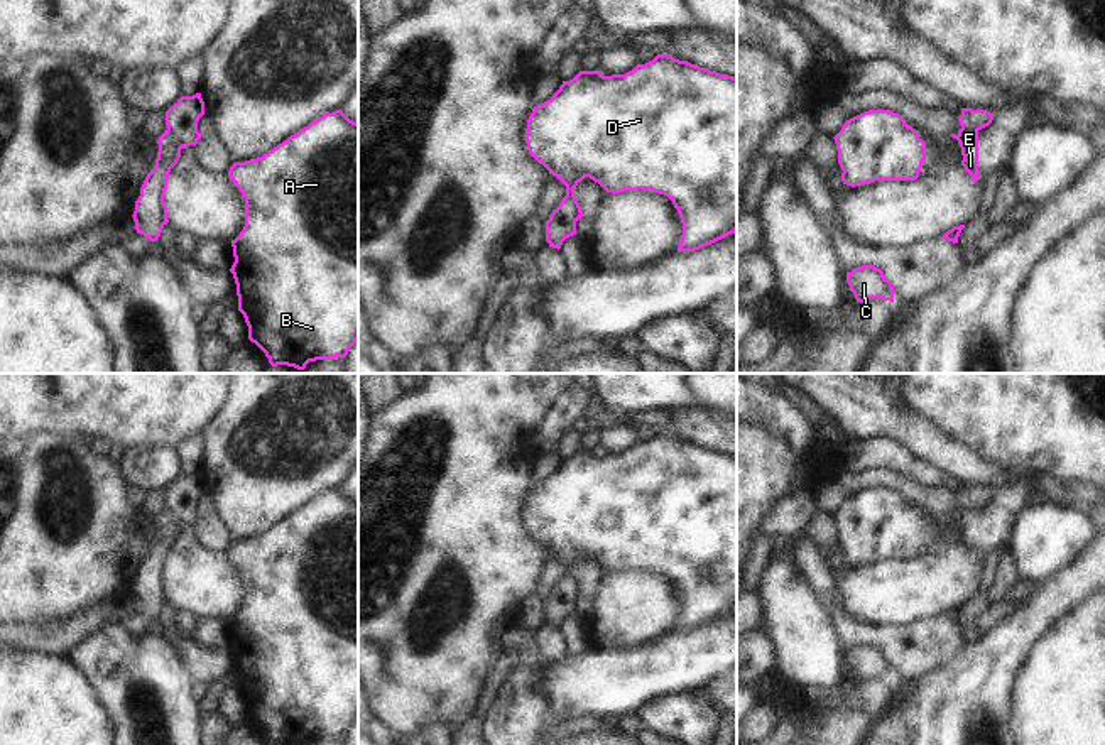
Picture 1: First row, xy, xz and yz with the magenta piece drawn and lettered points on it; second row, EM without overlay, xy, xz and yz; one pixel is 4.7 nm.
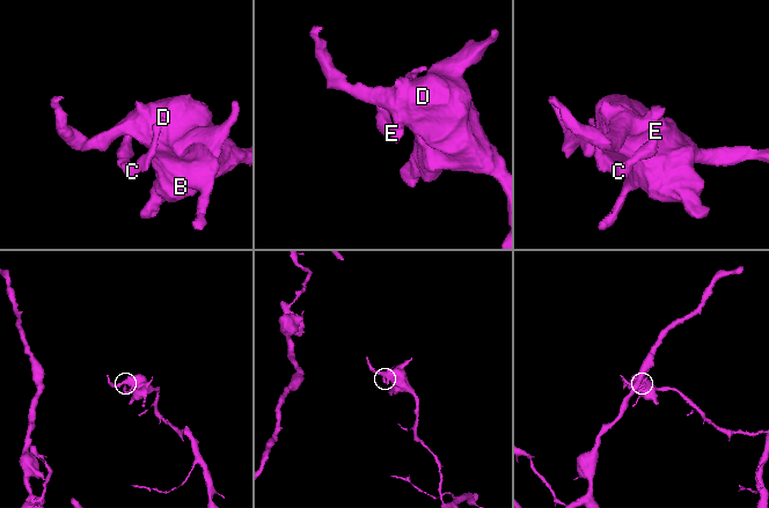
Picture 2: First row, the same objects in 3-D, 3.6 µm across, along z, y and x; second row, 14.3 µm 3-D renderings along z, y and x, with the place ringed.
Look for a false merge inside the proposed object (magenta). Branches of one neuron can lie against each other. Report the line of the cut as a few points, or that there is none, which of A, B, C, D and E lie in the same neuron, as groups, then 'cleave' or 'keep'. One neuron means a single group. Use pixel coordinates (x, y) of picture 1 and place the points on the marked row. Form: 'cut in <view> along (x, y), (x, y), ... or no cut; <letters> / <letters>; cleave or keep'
cut in xy along (168, 127), (181, 147); A B D / C E; cleave

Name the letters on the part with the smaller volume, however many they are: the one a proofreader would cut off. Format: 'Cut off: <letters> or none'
Cut off: C, E

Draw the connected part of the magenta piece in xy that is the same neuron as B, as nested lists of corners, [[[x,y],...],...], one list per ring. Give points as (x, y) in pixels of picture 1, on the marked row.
[[[341,110],[324,113],[262,157],[235,162],[228,177],[245,198],[245,226],[231,240],[235,262],[230,272],[237,284],[238,311],[248,326],[248,340],[265,353],[272,367],[287,365],[304,370],[309,362],[345,358],[358,341],[358,123]]]

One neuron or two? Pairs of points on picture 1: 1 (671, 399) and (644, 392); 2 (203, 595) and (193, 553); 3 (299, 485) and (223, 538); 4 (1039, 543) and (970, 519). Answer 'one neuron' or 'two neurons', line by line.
1: one neuron
2: one neuron
3: two neurons
4: two neurons

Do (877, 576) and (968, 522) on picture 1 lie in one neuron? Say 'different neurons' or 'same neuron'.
different neurons

